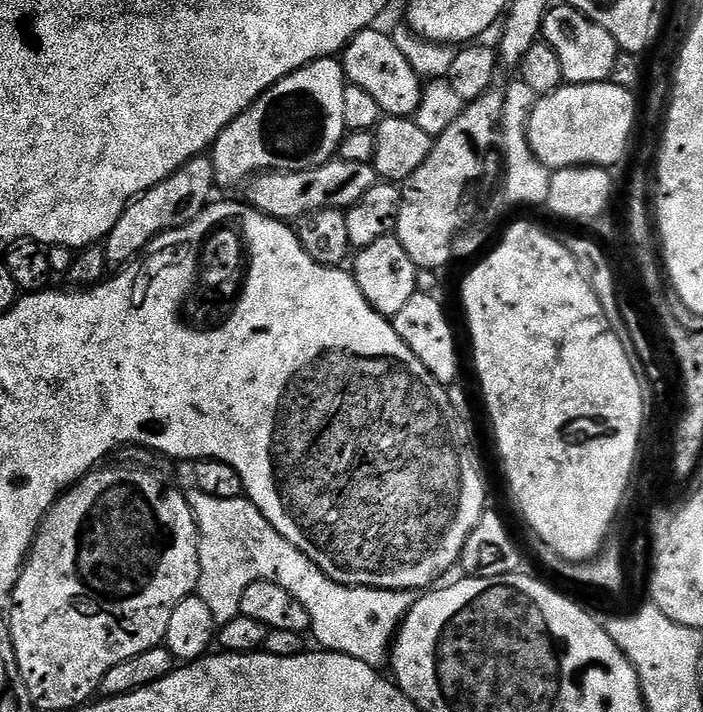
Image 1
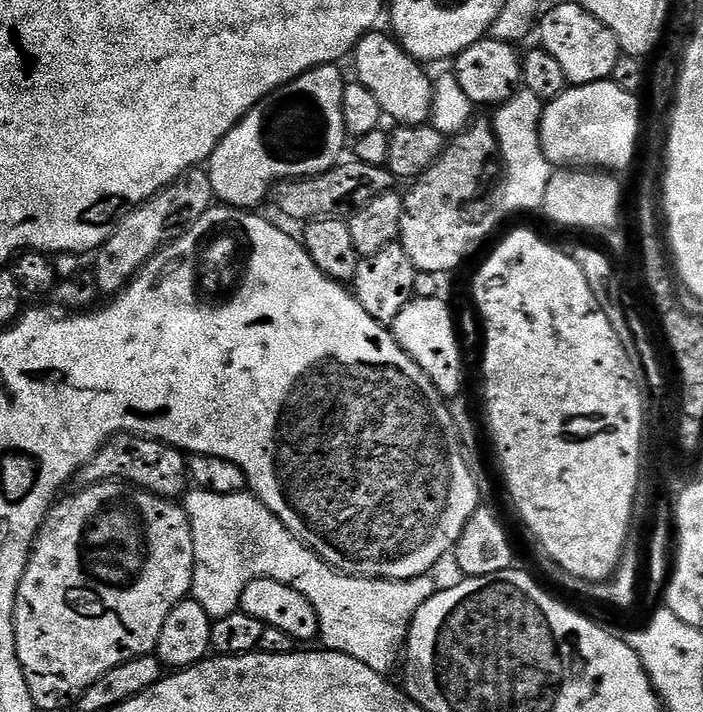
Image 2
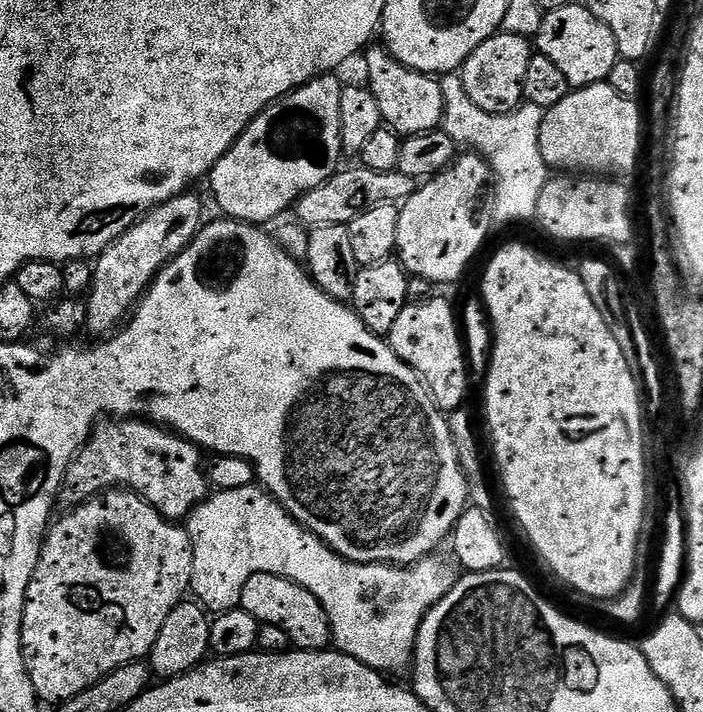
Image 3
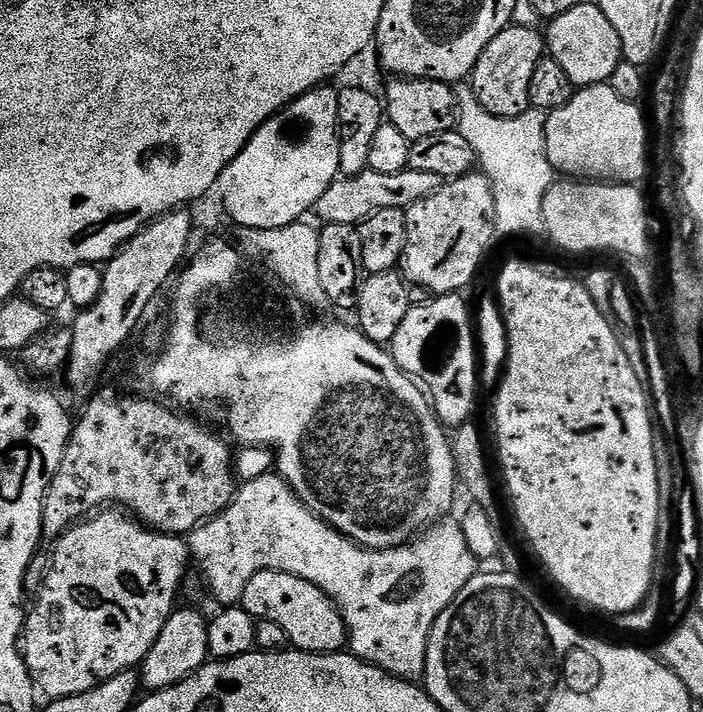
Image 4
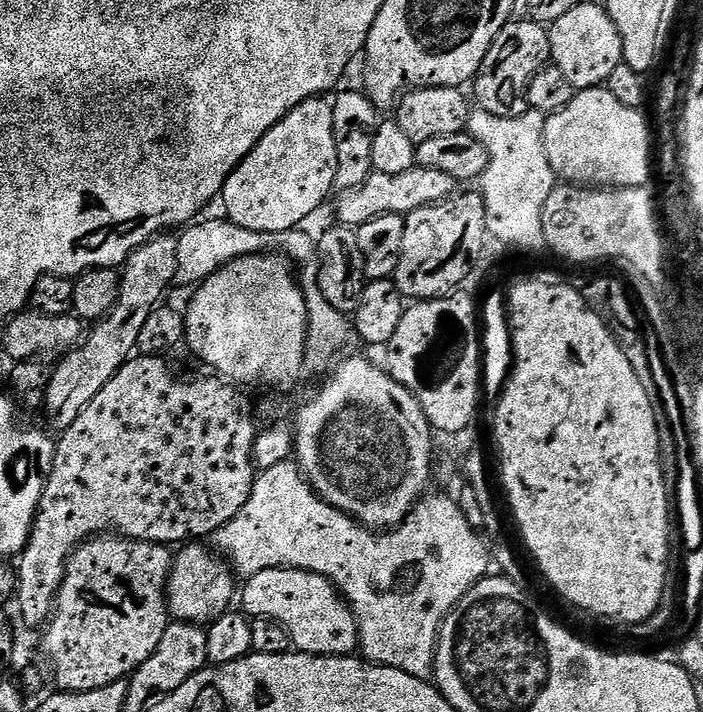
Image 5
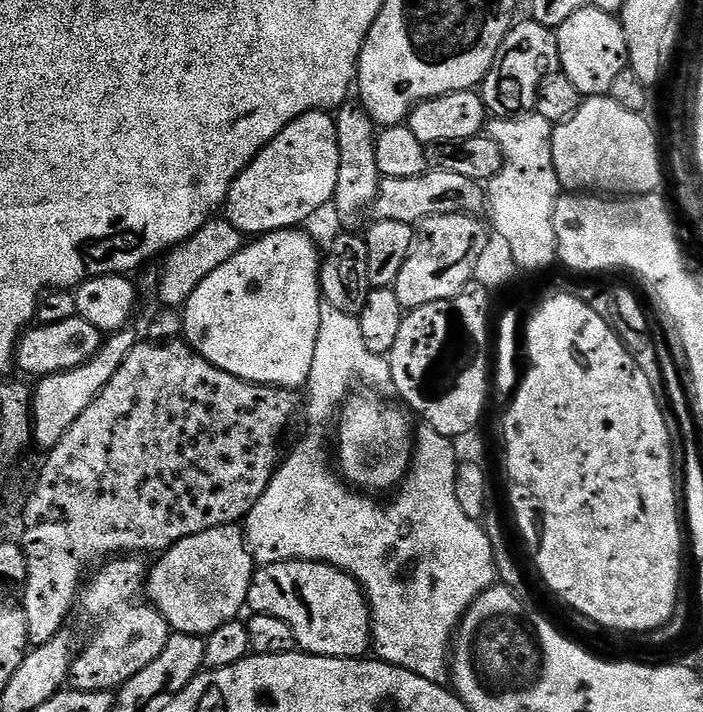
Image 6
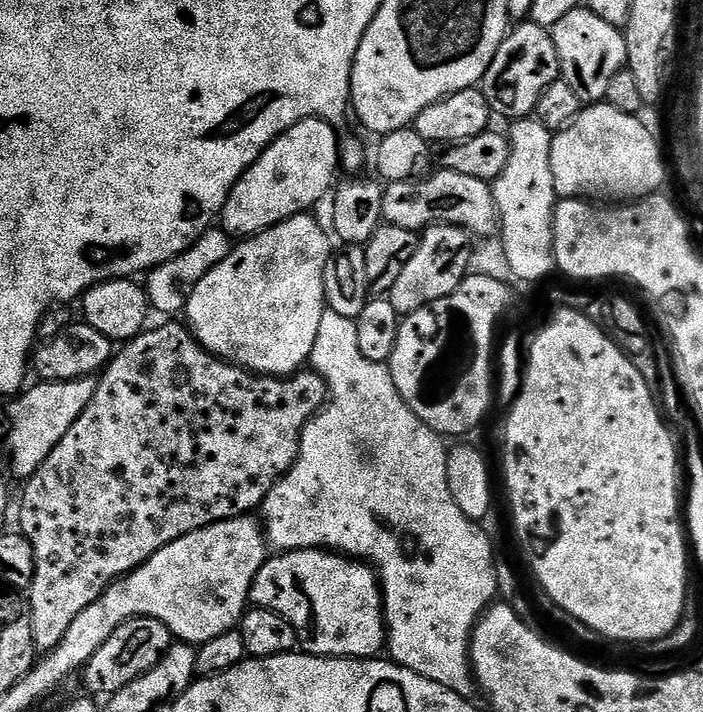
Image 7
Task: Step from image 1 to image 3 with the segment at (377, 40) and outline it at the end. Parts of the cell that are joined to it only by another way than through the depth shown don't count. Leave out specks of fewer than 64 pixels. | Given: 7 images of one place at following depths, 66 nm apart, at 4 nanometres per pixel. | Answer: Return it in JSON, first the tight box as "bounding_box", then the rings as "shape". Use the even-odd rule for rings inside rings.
{"bounding_box":[366,46,444,138],"shape":[[[372,46],[367,49],[368,80],[366,87],[378,98],[378,110],[382,110],[384,124],[397,136],[407,138],[437,131],[444,116],[443,90],[440,80],[427,72],[415,72],[388,55],[384,46]]]}

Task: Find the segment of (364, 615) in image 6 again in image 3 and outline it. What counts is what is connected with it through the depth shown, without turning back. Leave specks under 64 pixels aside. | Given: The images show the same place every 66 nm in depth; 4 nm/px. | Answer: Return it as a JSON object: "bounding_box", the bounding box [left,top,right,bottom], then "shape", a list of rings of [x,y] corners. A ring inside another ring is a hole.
{"bounding_box":[240,574,332,652],"shape":[[[254,574],[254,578],[250,578],[246,586],[242,586],[240,607],[261,624],[279,626],[280,629],[286,630],[297,649],[315,652],[327,649],[332,644],[332,626],[326,616],[326,610],[322,608],[322,602],[318,602],[318,598],[310,594],[310,590],[286,578],[274,574]]]}

